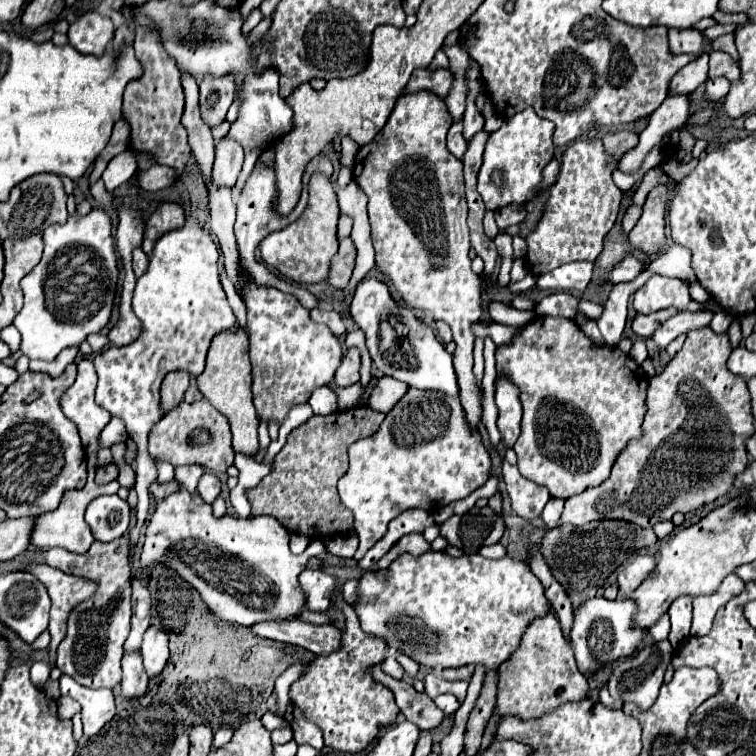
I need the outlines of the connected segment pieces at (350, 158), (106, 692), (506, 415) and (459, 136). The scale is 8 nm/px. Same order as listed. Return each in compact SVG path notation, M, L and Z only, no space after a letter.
M343 137L341 147L343 147L343 149L341 149L341 163L347 165L347 167L353 167L353 163L355 163L355 155L357 155L357 151L359 151L359 145L357 145L353 139Z
M63 675L59 679L61 695L69 695L81 705L83 733L85 737L95 737L105 723L115 715L115 697L111 689L89 689L79 685L75 679Z
M497 377L495 403L499 409L497 427L501 431L501 441L505 447L513 447L513 443L517 441L517 435L521 433L519 423L521 423L523 411L521 411L521 401L519 401L519 387L505 377Z
M453 123L453 127L447 133L447 149L449 153L453 153L457 159L463 157L467 143L463 139L463 123Z

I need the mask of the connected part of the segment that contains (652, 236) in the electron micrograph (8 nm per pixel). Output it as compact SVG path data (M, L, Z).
M663 185L655 187L655 195L649 195L643 205L643 215L629 233L633 249L645 255L657 253L665 245L665 207L677 189L667 189Z

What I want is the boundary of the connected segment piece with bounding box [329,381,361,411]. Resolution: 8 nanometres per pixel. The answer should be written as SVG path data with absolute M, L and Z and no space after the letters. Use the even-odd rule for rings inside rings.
M333 381L329 383L329 387L335 392L338 399L338 409L340 411L348 410L355 405L359 405L359 397L361 397L361 385L355 383L355 385L341 388L337 387Z

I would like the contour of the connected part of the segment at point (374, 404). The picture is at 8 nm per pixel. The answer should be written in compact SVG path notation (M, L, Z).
M383 375L377 379L377 385L373 387L367 405L377 413L387 413L393 409L393 403L397 403L397 399L401 399L405 391L407 391L405 383Z

